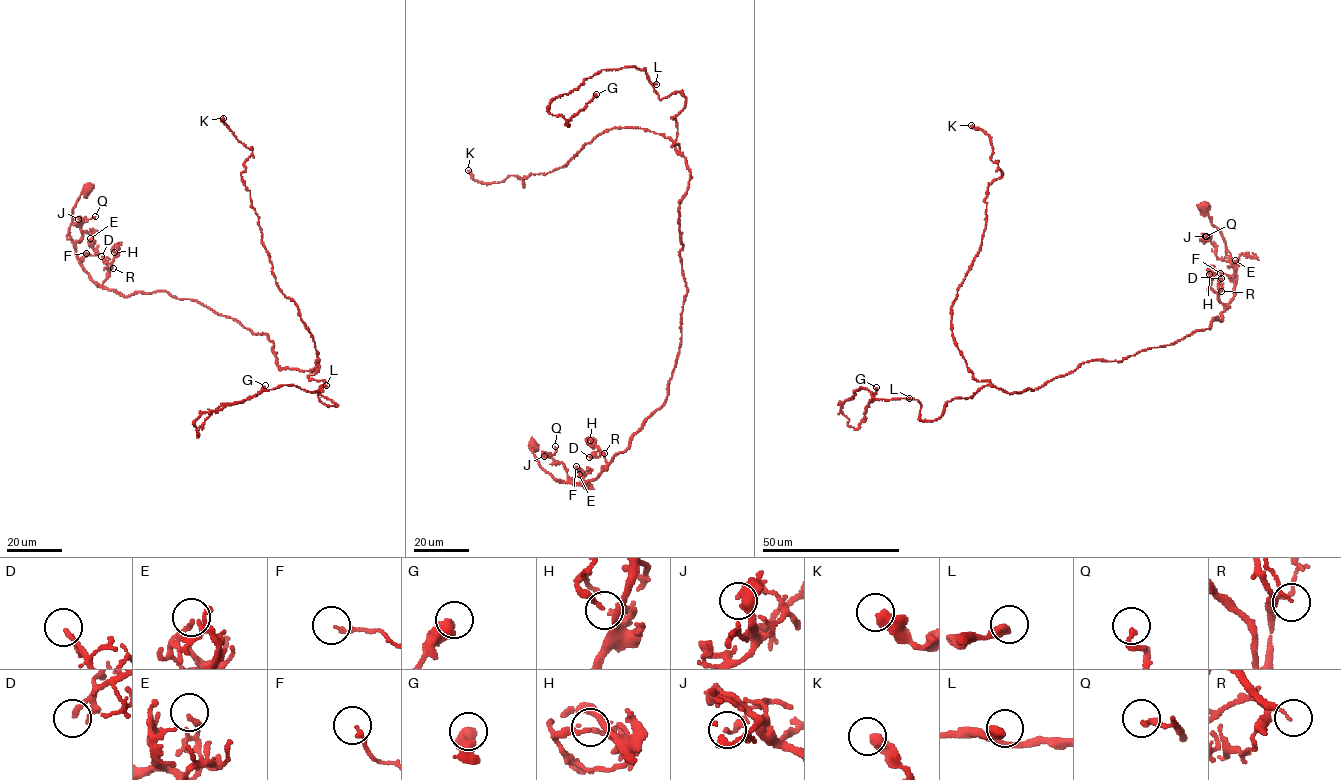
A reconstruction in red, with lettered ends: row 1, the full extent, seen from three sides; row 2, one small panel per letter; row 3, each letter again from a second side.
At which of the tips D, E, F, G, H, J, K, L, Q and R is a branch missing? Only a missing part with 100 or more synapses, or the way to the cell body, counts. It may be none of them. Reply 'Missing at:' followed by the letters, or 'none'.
Missing at: none

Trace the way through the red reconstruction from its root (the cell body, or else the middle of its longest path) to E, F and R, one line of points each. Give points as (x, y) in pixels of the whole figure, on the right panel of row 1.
E: (1204, 208), (1230, 254), (1234, 281), (1229, 276), (1235, 274), (1235, 260)
F: (1204, 208), (1230, 254), (1235, 281), (1220, 273)
R: (1204, 208), (1211, 222), (1220, 231), (1235, 270), (1233, 297), (1225, 308), (1219, 300), (1219, 288), (1221, 291)

